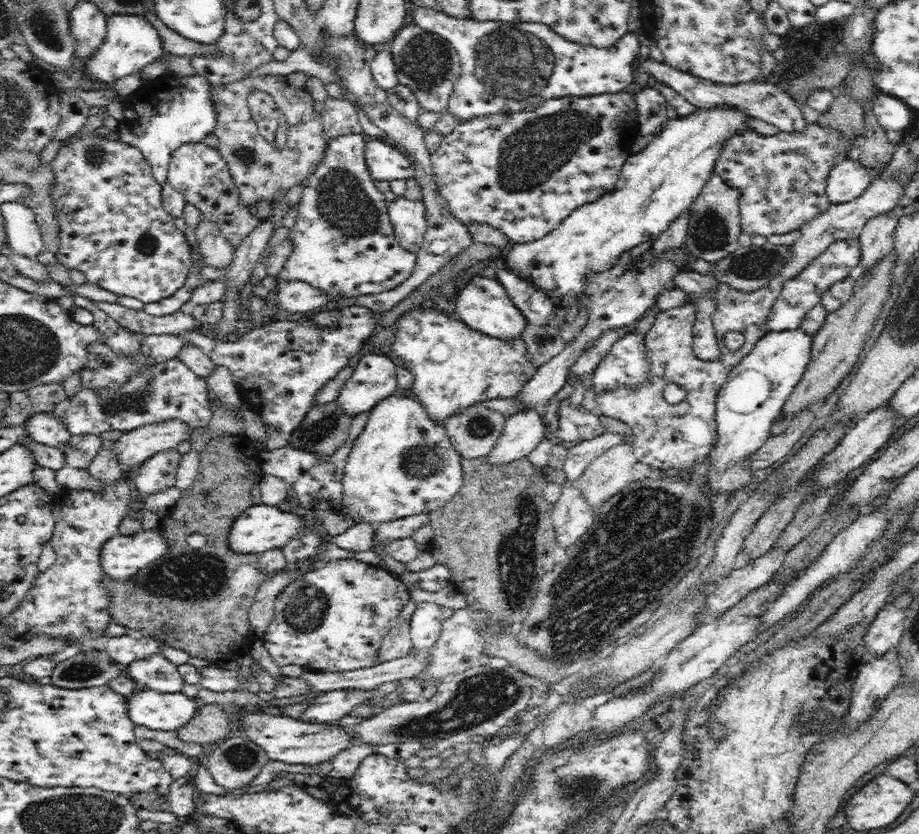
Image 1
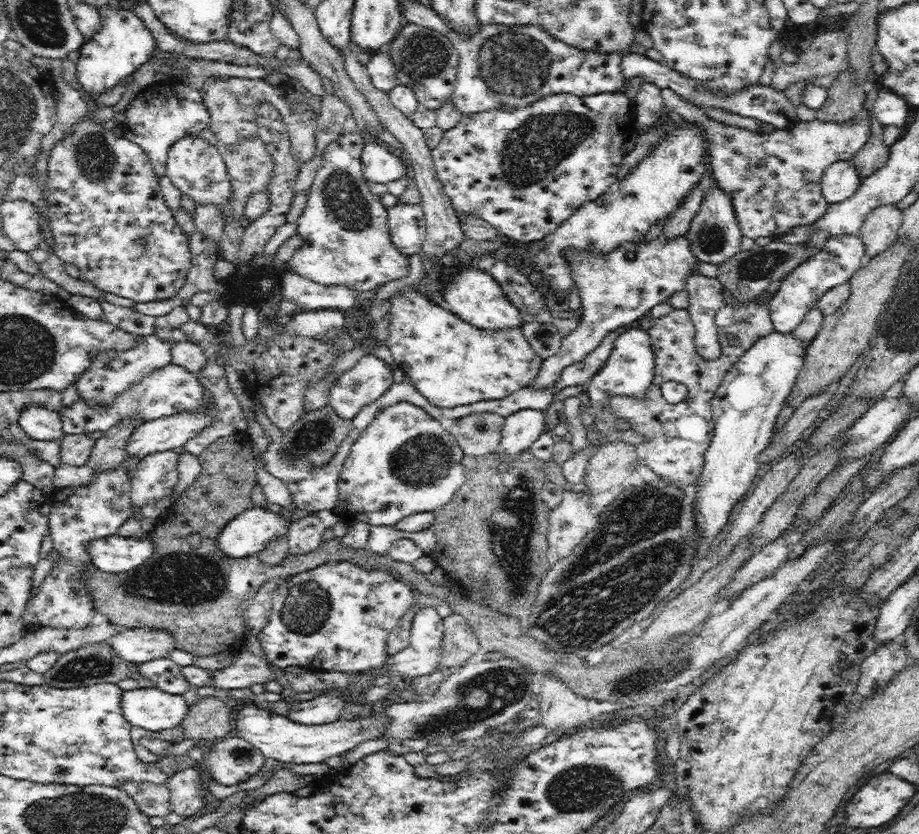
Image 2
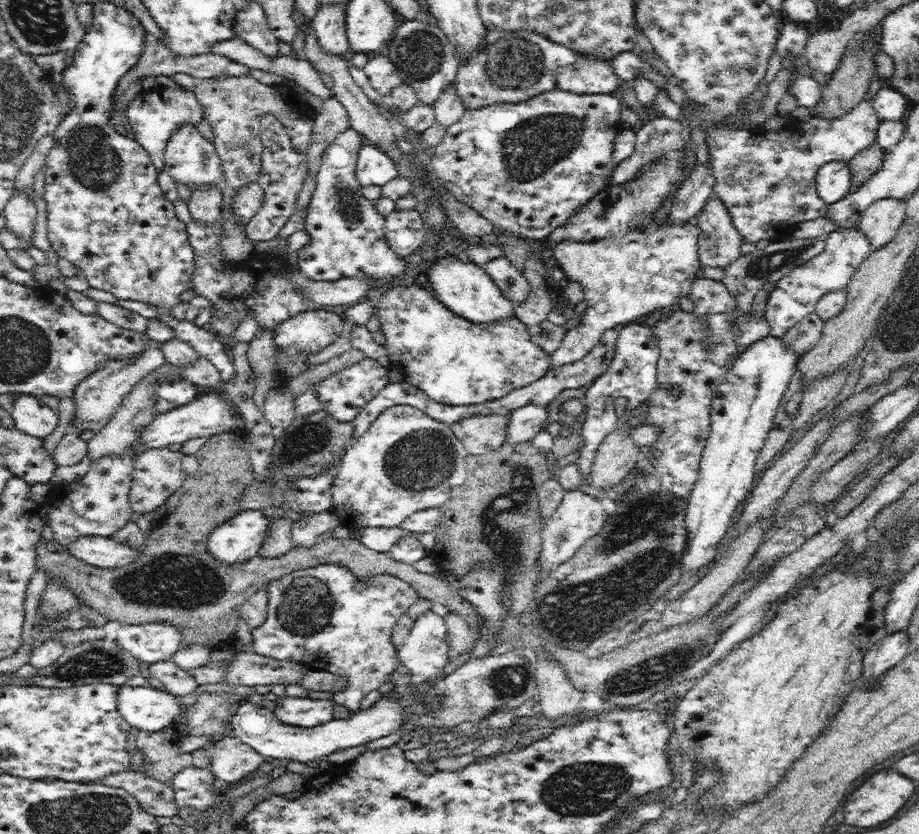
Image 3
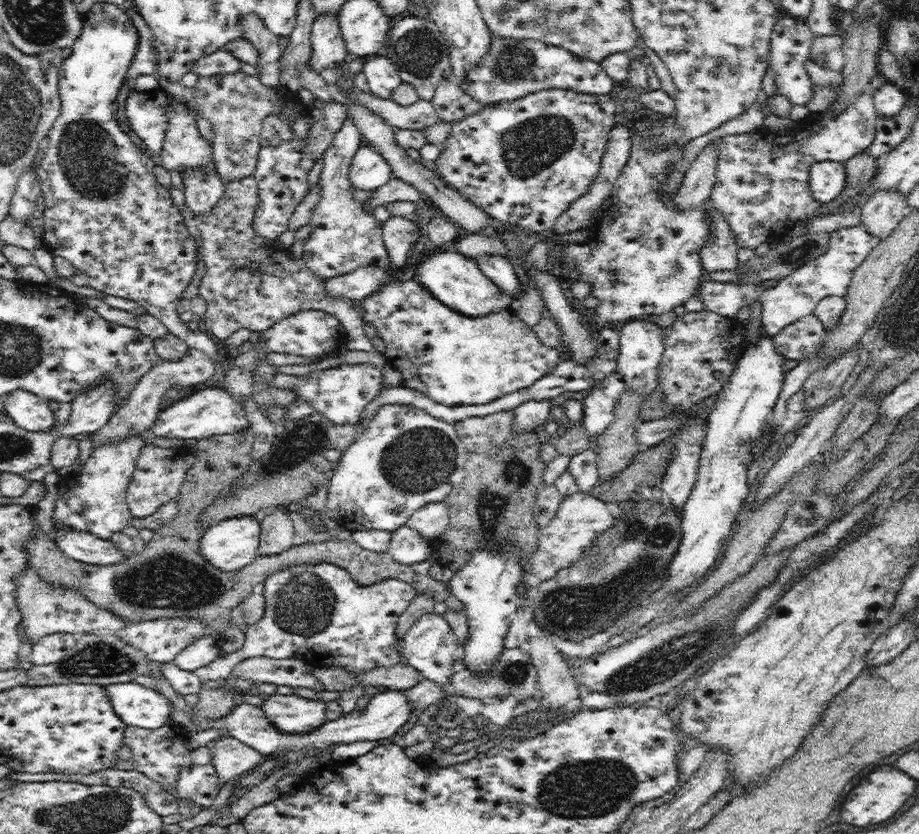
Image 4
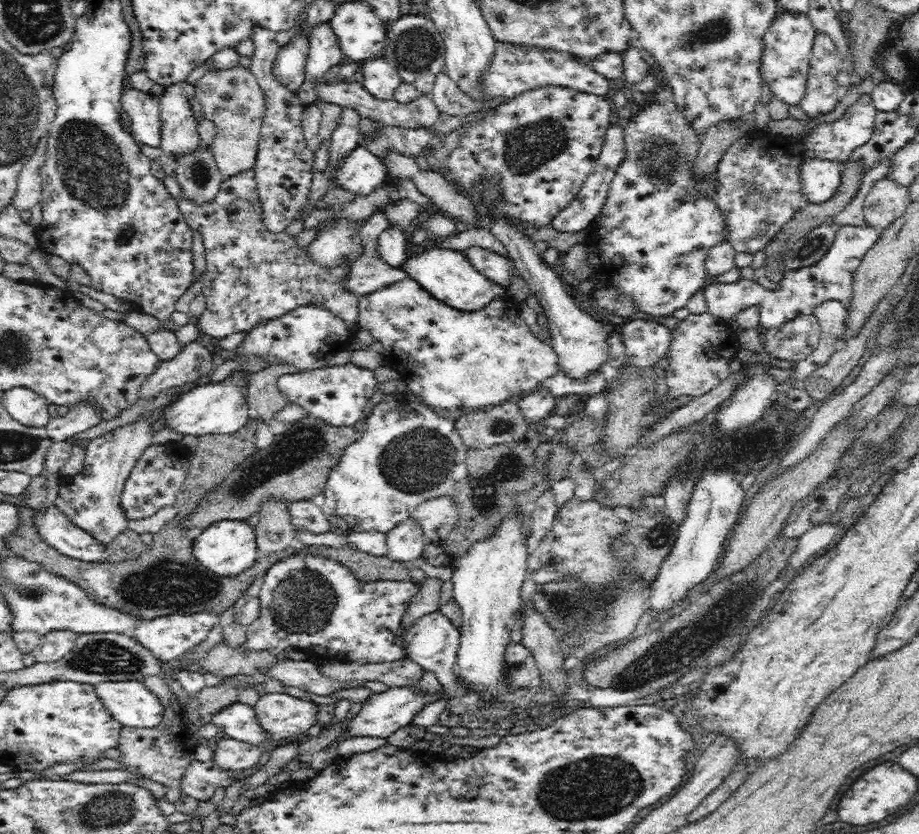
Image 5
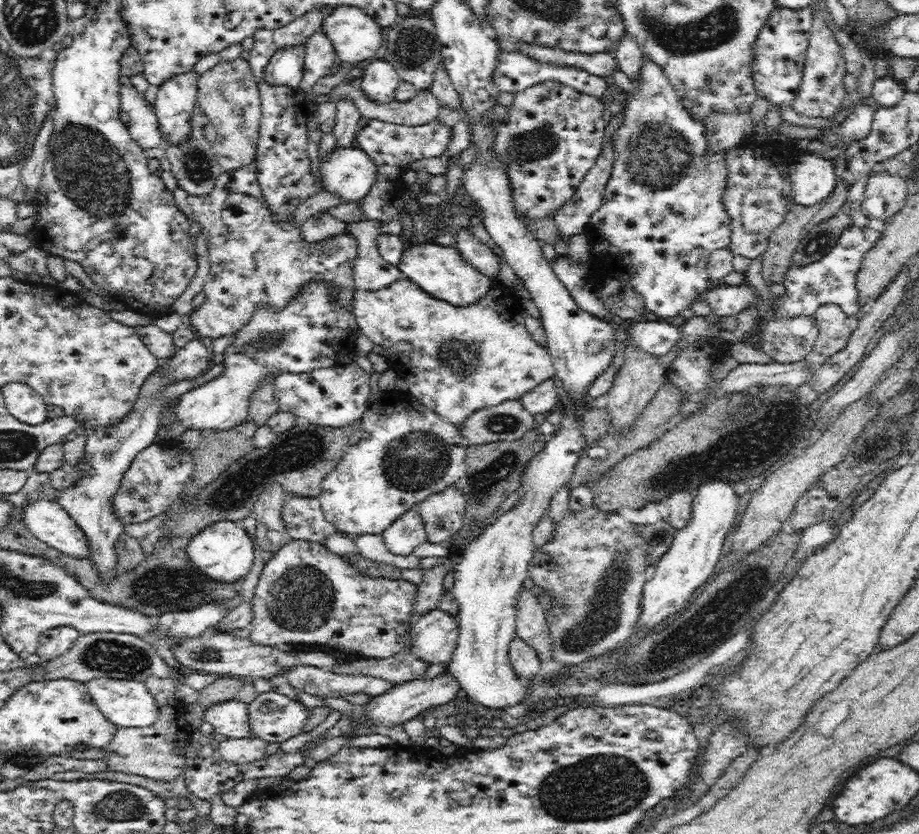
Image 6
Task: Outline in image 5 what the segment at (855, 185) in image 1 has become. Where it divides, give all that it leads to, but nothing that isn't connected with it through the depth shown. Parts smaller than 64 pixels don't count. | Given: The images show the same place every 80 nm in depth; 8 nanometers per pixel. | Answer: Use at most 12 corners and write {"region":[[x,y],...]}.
{"region":[[806,156],[798,166],[802,202],[830,199],[839,161]]}

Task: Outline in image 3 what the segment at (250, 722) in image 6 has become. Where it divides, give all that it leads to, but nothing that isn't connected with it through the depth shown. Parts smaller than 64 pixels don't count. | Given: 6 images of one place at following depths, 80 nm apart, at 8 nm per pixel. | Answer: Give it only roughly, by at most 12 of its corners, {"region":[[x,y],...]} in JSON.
{"region":[[282,696],[272,715],[288,727],[333,719],[330,699]]}

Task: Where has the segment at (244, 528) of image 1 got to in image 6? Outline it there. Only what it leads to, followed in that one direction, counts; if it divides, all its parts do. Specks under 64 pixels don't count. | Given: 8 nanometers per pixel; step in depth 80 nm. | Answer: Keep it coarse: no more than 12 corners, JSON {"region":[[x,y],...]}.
{"region":[[237,522],[190,538],[186,561],[218,583],[239,585],[252,541]]}

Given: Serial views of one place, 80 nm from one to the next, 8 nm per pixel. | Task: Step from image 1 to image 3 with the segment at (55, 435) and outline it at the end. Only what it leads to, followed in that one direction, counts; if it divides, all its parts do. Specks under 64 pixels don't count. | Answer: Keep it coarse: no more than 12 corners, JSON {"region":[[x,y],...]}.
{"region":[[18,393],[9,411],[13,425],[46,438],[55,412],[35,395]]}

